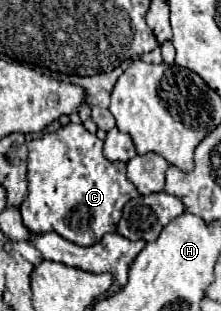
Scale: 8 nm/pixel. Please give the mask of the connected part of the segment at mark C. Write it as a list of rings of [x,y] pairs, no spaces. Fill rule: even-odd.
[[[69,123],[57,133],[33,139],[27,159],[29,193],[21,203],[23,225],[31,233],[55,231],[67,241],[89,247],[105,233],[115,233],[129,199],[139,197],[137,187],[125,175],[123,161],[109,161],[103,155],[103,141],[83,125]]]

